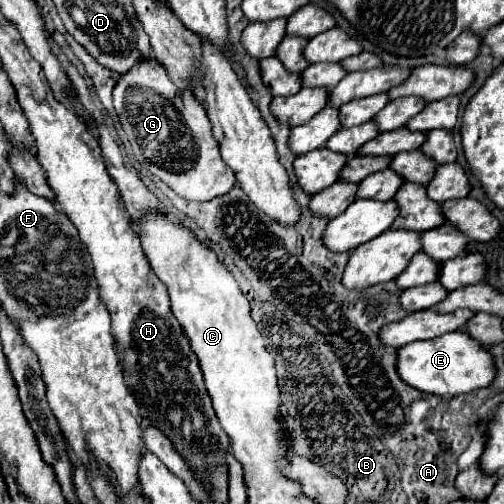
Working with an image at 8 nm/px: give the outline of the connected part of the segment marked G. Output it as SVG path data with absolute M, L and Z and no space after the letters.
M139 59L139 63L131 67L131 71L123 73L113 89L113 105L129 137L137 163L149 173L157 175L161 181L165 181L177 195L191 201L209 201L217 195L227 193L235 185L235 173L221 159L219 145L211 135L211 123L207 119L205 107L201 105L201 101L195 99L195 95L189 89L179 91L175 83L171 83L167 69L159 61Z

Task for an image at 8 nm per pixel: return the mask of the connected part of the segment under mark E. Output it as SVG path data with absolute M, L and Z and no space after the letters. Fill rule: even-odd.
M455 331L429 341L415 341L397 349L397 371L407 385L423 393L455 397L479 387L487 387L495 375L495 363L485 347L465 335L465 331Z

